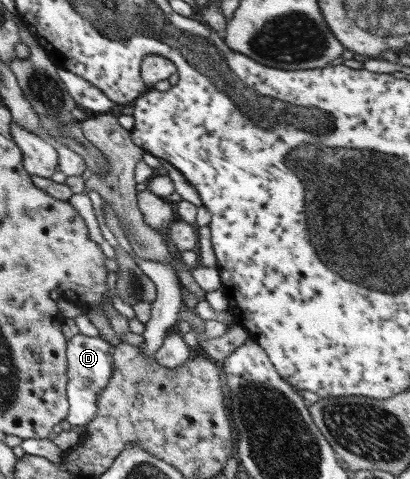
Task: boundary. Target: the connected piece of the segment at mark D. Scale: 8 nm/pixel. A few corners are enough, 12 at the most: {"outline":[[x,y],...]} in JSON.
{"outline":[[79,334],[66,343],[71,426],[86,426],[113,375],[115,347]]}

